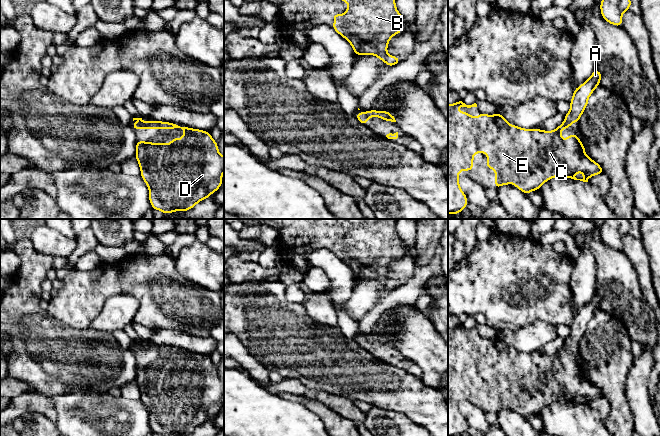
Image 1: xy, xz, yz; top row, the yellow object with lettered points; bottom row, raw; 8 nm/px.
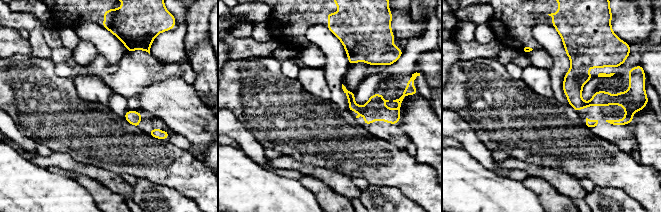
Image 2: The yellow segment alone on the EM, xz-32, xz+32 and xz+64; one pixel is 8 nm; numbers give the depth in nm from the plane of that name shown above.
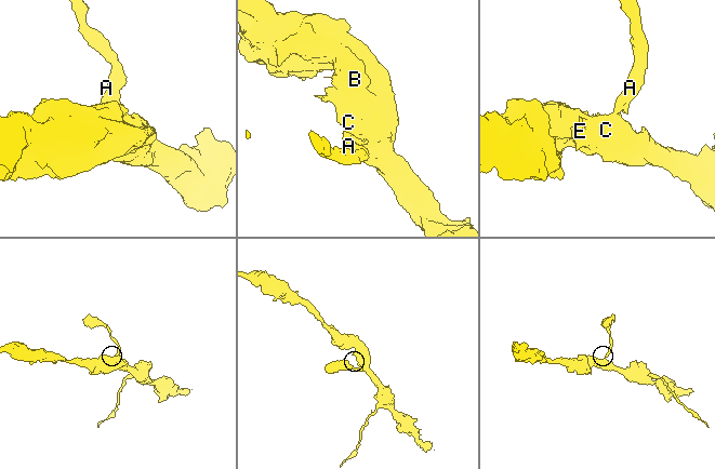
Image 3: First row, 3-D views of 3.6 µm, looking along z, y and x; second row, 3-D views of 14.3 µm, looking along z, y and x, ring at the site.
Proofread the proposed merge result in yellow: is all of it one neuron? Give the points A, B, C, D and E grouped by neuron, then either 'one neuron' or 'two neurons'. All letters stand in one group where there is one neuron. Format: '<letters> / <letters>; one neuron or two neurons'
A B C D E; one neuron

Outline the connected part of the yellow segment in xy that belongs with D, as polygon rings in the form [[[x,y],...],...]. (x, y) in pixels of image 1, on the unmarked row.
[[[133,342],[138,347],[132,347],[137,353],[183,353],[184,359],[178,364],[172,362],[169,368],[146,365],[136,366],[135,381],[138,385],[141,401],[149,413],[149,425],[155,434],[162,436],[187,435],[195,431],[200,425],[209,422],[216,416],[222,406],[224,397],[224,380],[219,377],[218,368],[211,361],[210,356],[192,353],[179,348],[163,345],[143,345]]]

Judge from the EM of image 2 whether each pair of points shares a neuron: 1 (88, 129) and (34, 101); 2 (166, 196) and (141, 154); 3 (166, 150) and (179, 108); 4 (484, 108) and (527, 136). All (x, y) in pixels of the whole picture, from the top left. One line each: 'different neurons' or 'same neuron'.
1: same neuron
2: different neurons
3: different neurons
4: same neuron

